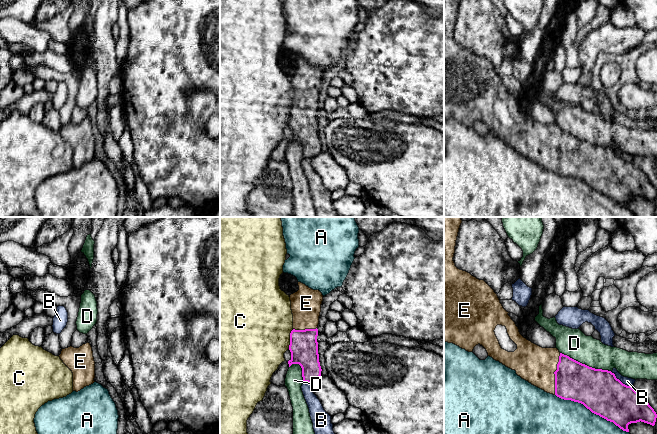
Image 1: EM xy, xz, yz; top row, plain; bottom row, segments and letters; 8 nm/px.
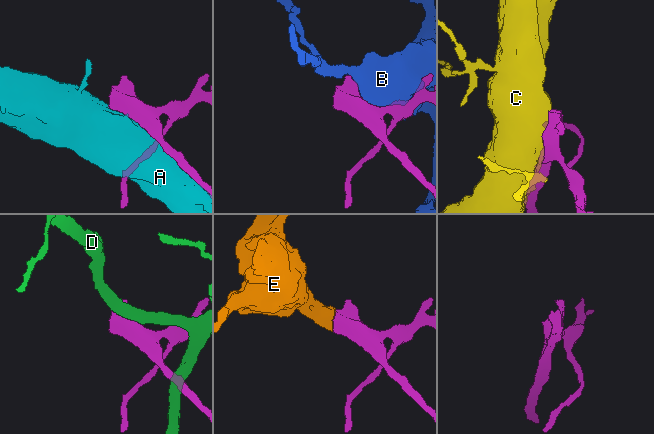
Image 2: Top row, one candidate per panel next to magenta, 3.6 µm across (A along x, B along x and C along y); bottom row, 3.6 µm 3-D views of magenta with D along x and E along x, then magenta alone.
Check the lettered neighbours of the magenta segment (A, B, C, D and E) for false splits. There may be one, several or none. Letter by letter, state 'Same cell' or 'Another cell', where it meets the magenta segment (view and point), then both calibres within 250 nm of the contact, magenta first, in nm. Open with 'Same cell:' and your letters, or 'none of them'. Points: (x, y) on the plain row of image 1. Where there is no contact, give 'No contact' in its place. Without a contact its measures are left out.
Same cell: E
A: Another cell. Touches magenta at yz (592, 188). Thickness 340 nm (magenta) against 500 nm
B: Another cell. Touches magenta at yz (620, 157). Thickness 340 nm (magenta) against 70 nm
C: Another cell. Touches magenta at xz (290, 115). Thickness 220 nm (magenta) against 480 nm
D: Another cell. Touches magenta at yz (586, 141). Thickness 340 nm (magenta) against 220 nm
E: Same cell. Touches magenta at yz (554, 149). Thickness 320 nm (magenta) against 300 nm

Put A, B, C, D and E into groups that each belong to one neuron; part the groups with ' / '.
A / B / C / D / E

